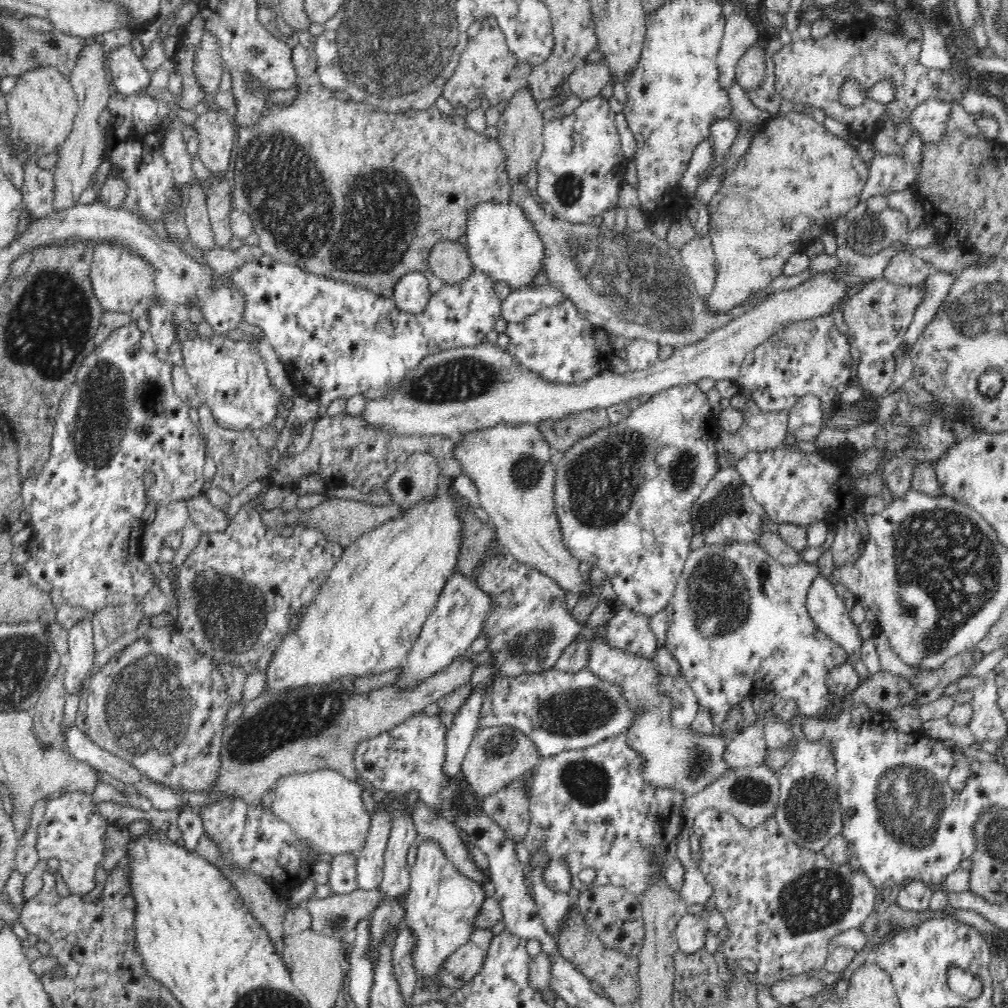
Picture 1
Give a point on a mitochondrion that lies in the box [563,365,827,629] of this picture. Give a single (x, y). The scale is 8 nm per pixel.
(727, 502)

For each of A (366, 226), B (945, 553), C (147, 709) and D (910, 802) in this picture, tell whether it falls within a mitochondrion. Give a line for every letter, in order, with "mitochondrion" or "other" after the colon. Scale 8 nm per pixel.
A: mitochondrion
B: mitochondrion
C: mitochondrion
D: mitochondrion

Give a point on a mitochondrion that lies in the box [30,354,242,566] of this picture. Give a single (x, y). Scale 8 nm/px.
(85, 444)

